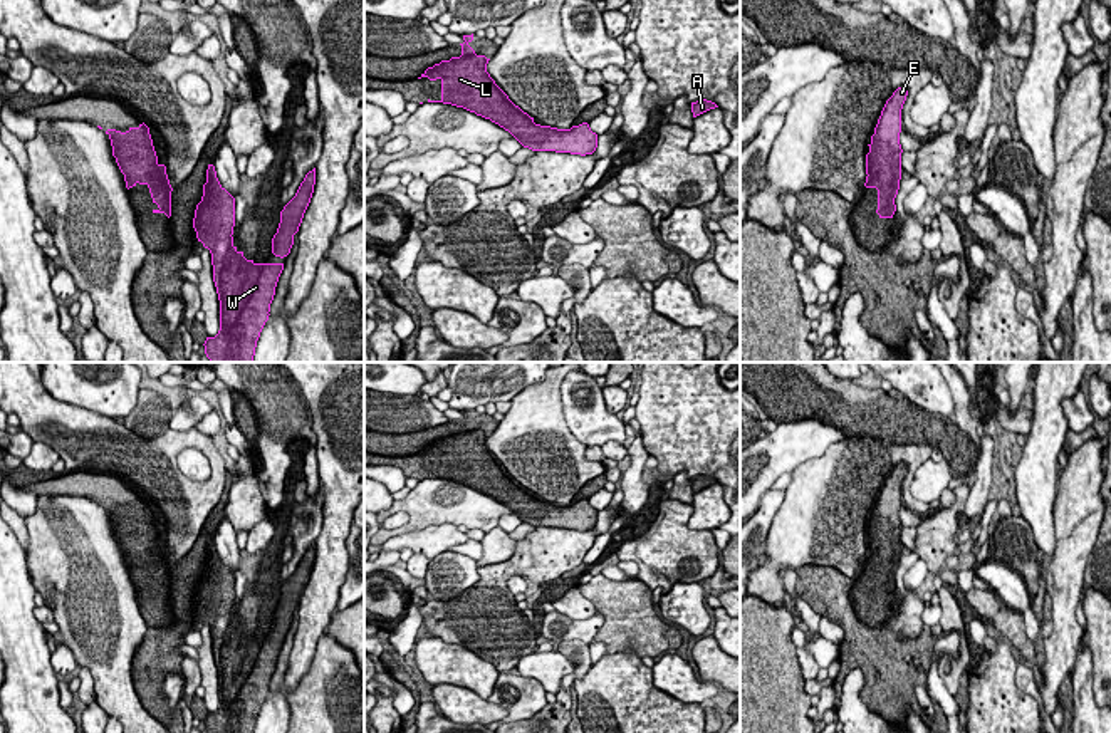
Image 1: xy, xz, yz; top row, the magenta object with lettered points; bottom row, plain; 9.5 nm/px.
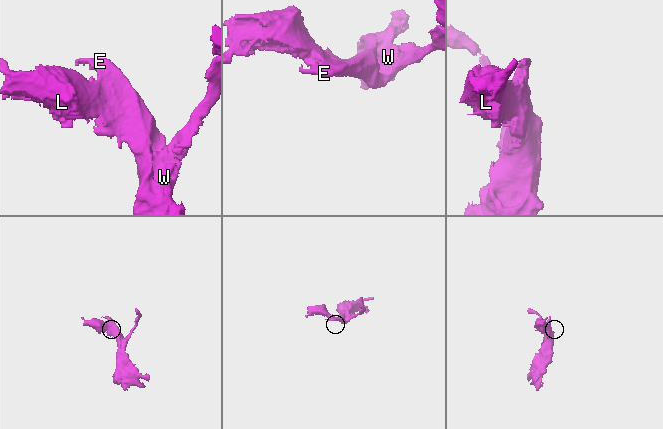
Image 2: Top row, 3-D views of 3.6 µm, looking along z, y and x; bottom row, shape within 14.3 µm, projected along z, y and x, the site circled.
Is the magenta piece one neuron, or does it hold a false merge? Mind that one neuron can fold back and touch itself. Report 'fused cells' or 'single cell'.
single cell

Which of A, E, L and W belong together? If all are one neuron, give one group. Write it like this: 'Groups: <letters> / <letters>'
Groups: A E L W

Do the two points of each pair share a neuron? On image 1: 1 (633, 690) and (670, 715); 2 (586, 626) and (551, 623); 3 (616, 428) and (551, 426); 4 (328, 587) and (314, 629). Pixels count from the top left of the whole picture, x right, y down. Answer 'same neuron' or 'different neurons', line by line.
1: same neuron
2: same neuron
3: different neurons
4: same neuron

